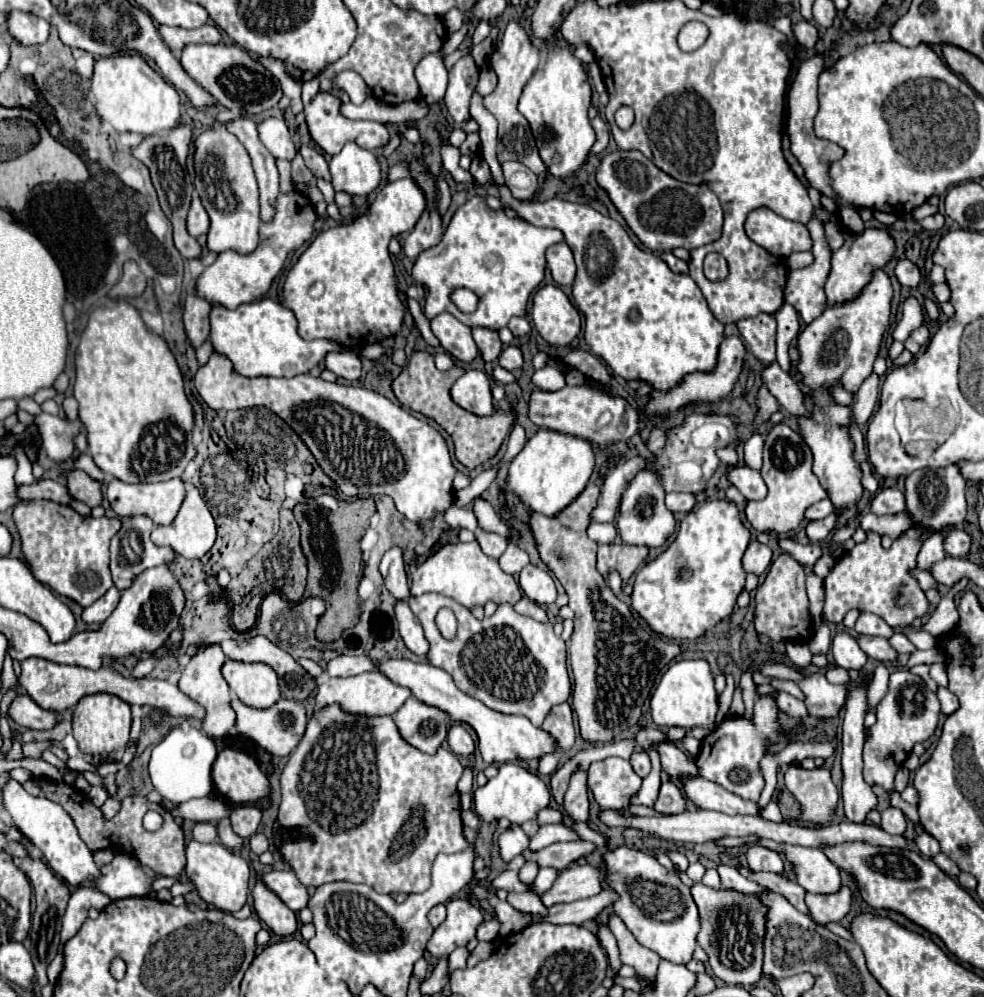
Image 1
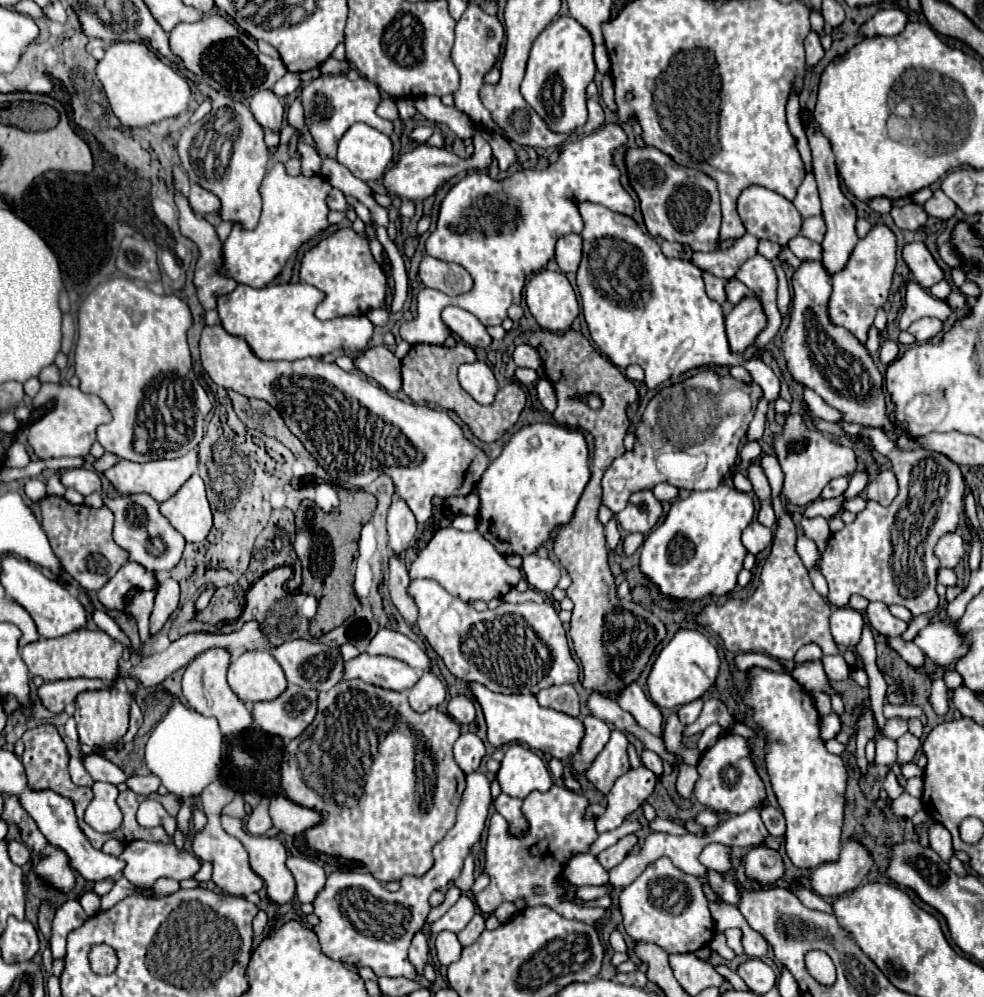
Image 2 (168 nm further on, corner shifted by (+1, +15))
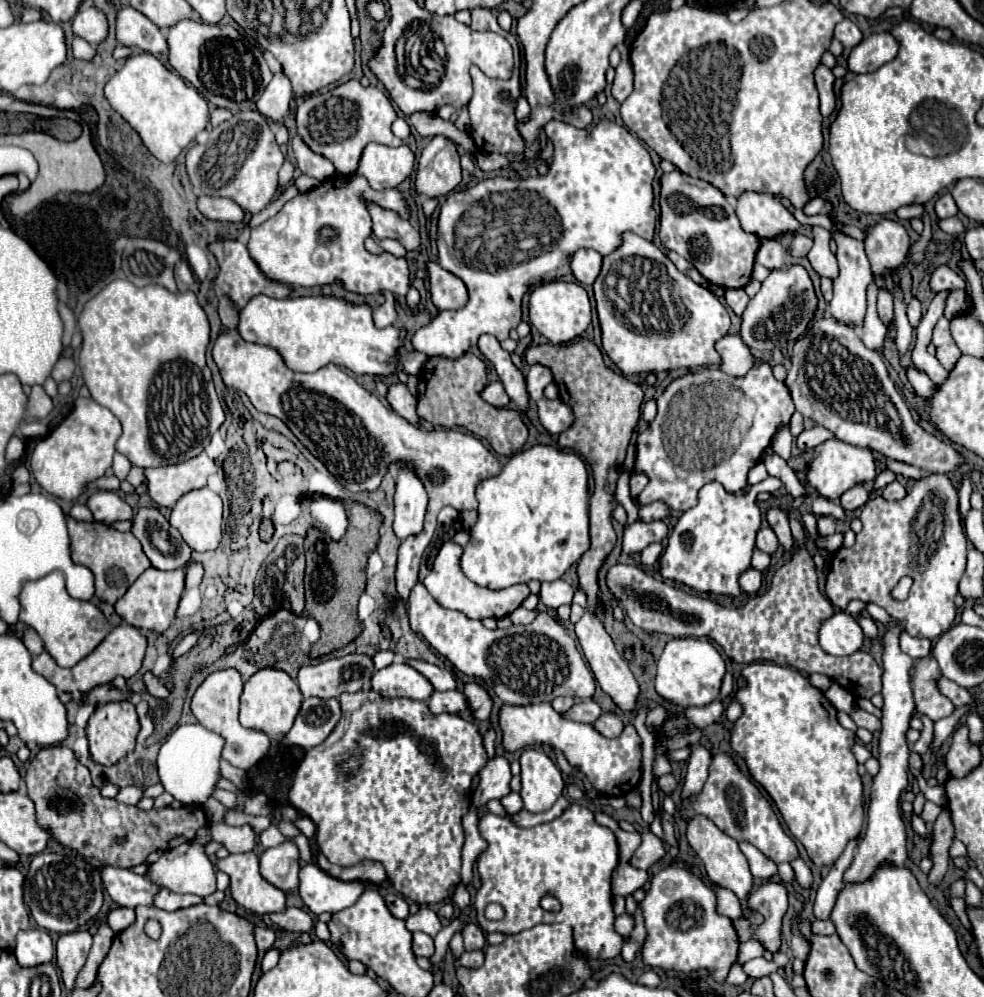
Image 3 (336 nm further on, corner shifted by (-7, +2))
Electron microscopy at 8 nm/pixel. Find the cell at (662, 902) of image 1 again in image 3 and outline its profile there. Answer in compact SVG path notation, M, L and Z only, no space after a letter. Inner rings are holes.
M666 867L650 881L646 897L640 901L646 925L642 961L658 969L694 971L710 969L710 977L724 981L728 969L736 963L738 935L728 917L716 913L714 891L696 875L680 867Z

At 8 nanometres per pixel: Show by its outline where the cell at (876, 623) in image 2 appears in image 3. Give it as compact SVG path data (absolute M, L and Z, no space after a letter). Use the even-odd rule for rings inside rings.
M904 631L904 633L900 633L900 649L906 655L910 655L912 659L922 659L922 657L930 655L932 643L930 643L930 639L916 639Z

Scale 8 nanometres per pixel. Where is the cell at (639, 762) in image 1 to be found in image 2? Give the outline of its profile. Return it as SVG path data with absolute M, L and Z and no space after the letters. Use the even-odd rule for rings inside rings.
M644 750L642 752L642 764L652 770L658 778L662 776L662 758L656 754L656 752L650 752L650 750Z

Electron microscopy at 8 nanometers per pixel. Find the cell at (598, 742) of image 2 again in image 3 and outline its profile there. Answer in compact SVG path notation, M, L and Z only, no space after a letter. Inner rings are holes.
M604 713L604 715L594 723L594 729L596 729L598 733L602 733L604 737L612 739L612 737L618 737L618 735L622 733L624 725L622 725L622 721L620 721L614 713Z

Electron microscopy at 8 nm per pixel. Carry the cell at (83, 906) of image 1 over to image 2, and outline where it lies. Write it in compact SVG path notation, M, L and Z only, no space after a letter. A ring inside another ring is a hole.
M68 900L64 902L54 920L52 920L52 934L50 934L50 952L54 960L62 960L66 954L66 936L80 928L88 920L88 914L82 910L78 900Z

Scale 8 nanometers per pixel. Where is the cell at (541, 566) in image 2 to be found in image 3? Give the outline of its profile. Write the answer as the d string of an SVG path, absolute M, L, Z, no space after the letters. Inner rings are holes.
M556 579L556 581L544 581L538 597L548 609L558 609L560 605L570 603L572 595L574 595L574 587L562 579Z

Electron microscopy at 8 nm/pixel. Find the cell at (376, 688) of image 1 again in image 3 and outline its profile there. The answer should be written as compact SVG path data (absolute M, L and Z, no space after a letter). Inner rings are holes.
M392 663L376 671L370 685L382 697L408 697L416 701L428 701L434 691L424 675L404 663Z

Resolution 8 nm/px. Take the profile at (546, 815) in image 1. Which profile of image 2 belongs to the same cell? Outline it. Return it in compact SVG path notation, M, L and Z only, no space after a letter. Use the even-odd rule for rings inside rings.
M554 784L544 794L532 792L522 806L522 814L528 822L528 830L522 836L510 834L510 824L498 812L494 812L484 848L484 874L488 874L490 884L474 896L478 910L482 914L492 914L502 902L524 900L526 908L548 906L564 918L574 918L600 930L606 910L586 906L582 898L566 888L568 880L564 878L564 868L570 858L588 852L598 838L596 818L586 818L588 806L590 802L584 798L584 794L572 792L566 786Z

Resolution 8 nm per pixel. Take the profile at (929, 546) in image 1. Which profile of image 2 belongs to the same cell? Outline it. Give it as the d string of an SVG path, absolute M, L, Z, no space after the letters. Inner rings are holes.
M956 532L952 536L944 536L944 540L940 540L940 544L936 546L936 556L940 556L944 568L954 568L962 560L964 552L964 540Z

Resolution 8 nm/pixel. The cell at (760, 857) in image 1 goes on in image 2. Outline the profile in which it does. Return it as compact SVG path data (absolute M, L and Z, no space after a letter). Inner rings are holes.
M768 846L752 848L744 858L744 862L746 862L744 866L746 878L758 882L764 888L774 886L784 876L784 864L780 852Z

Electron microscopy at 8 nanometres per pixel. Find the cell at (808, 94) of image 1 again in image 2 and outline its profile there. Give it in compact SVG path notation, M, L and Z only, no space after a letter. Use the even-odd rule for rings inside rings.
M804 118L804 122L808 124L806 128L806 136L808 136L808 142L810 142L810 148L812 148L812 158L814 158L814 178L818 182L818 192L820 192L820 200L822 200L822 218L828 226L828 232L824 236L824 242L822 242L822 250L824 250L824 258L822 258L822 266L826 268L826 272L832 276L840 270L846 268L848 264L848 258L856 246L856 242L860 240L856 236L856 230L854 230L854 222L856 222L856 208L854 204L842 194L840 190L840 182L838 182L838 172L836 172L836 162L834 162L834 156L832 156L832 148L828 144L828 140L824 136L820 136L820 130L818 130L818 124L812 120L812 118Z

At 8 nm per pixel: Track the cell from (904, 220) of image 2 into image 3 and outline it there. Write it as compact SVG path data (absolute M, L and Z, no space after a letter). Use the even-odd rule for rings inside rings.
M950 217L950 219L942 219L938 221L938 227L944 231L944 233L962 233L964 231L964 225L960 223L958 217Z

